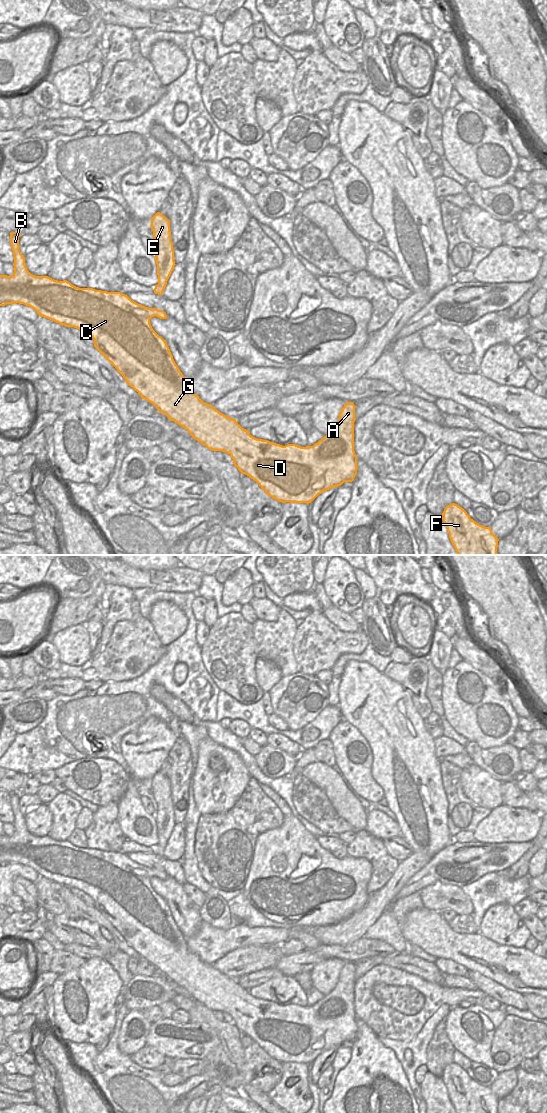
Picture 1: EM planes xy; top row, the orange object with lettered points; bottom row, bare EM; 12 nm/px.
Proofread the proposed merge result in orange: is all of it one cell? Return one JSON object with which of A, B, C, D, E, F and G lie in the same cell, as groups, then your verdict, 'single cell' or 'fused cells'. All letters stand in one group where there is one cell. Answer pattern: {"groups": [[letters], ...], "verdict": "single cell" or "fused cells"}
{"groups": [["A", "B", "C", "D", "E", "F", "G"]], "verdict": "single cell"}

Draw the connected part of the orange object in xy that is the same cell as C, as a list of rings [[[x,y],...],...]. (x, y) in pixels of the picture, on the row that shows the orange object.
[[[18,232],[10,233],[14,273],[12,276],[0,275],[0,306],[24,304],[33,308],[40,317],[90,335],[94,339],[94,347],[142,399],[152,403],[159,412],[185,428],[208,449],[228,453],[242,474],[256,481],[267,495],[279,502],[309,504],[322,492],[354,480],[358,467],[354,451],[356,418],[353,402],[345,403],[337,425],[313,446],[282,446],[251,436],[236,419],[220,413],[188,389],[186,378],[176,365],[166,341],[150,324],[150,319],[154,316],[167,318],[163,310],[145,307],[121,292],[79,288],[67,280],[58,281],[48,276],[31,274],[27,270],[25,257],[19,250],[20,235]]]

